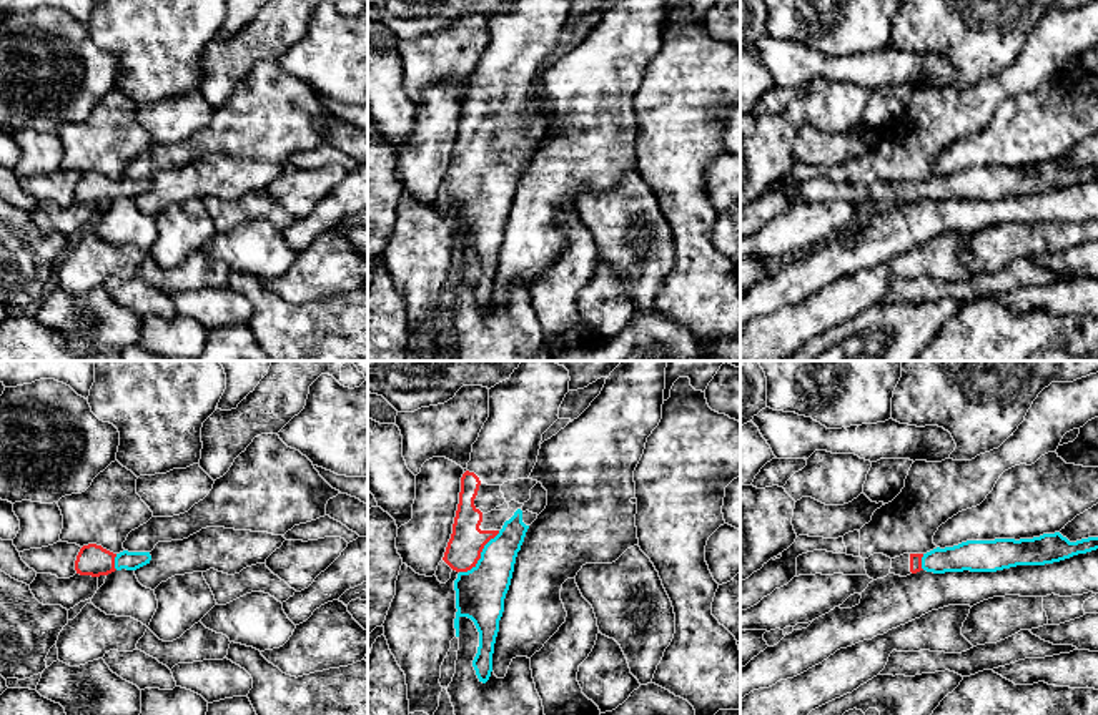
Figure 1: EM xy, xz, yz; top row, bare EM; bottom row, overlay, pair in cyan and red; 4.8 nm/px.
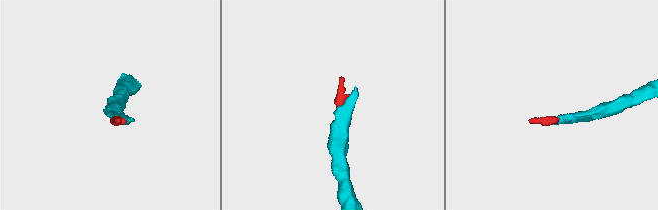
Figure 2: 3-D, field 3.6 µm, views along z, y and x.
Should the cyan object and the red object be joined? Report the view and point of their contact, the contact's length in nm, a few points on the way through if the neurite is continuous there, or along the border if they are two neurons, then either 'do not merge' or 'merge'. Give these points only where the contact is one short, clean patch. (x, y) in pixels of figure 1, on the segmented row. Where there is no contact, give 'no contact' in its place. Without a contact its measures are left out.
contact xz (481, 556); length 280 nm; way xz (479, 592), (481, 556), (466, 542); merge

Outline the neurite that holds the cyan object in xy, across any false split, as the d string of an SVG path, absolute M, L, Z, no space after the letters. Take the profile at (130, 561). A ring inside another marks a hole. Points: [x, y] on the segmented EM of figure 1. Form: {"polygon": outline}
{"polygon": "M88 544L83 545L75 560L75 570L80 575L108 575L115 570L136 570L150 564L150 552L128 552L113 554L101 545Z"}

